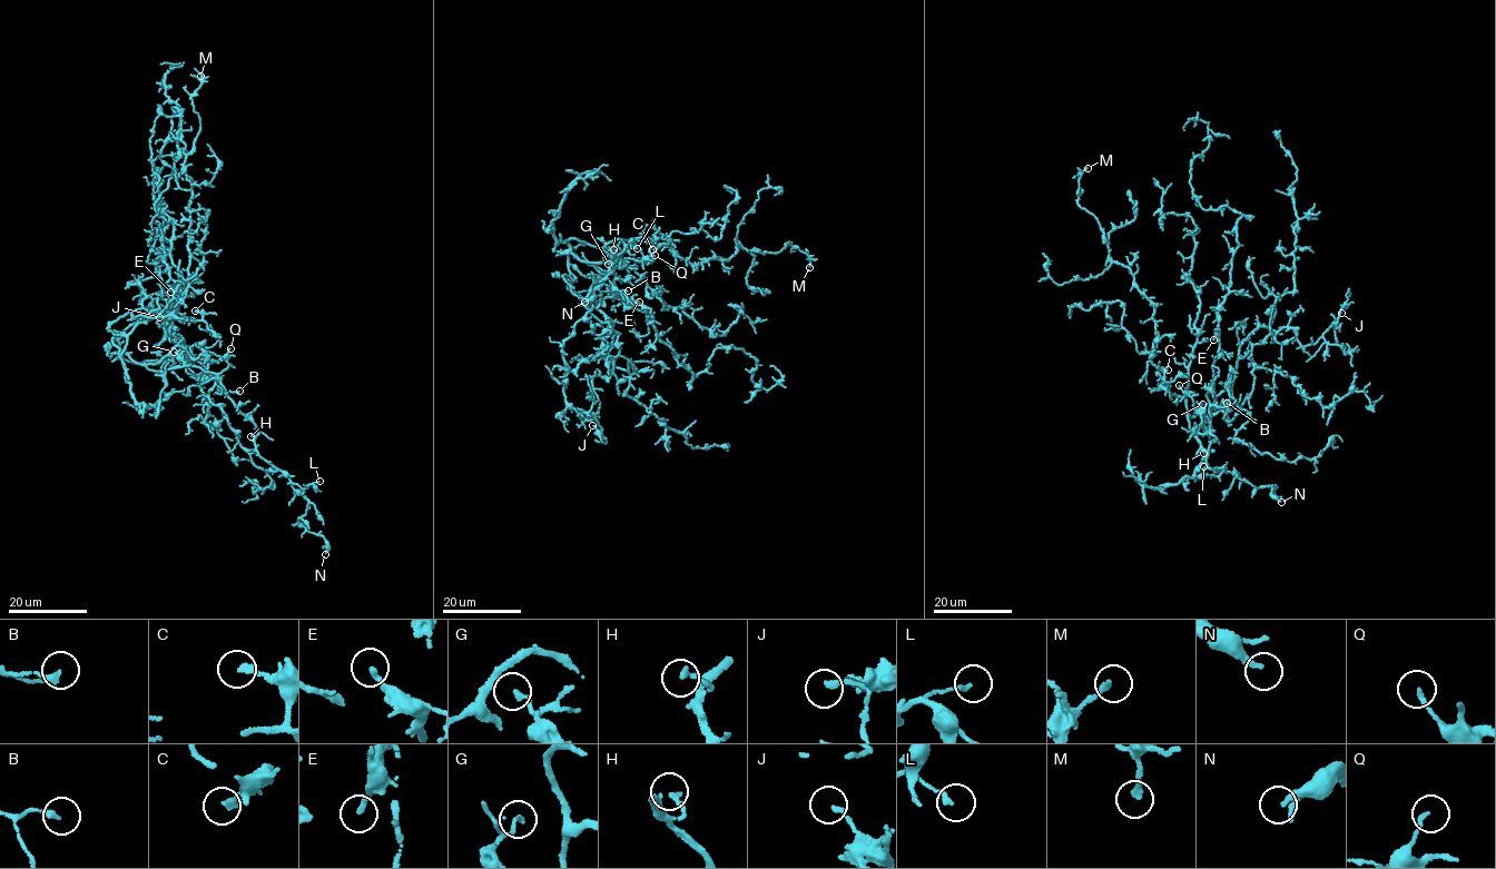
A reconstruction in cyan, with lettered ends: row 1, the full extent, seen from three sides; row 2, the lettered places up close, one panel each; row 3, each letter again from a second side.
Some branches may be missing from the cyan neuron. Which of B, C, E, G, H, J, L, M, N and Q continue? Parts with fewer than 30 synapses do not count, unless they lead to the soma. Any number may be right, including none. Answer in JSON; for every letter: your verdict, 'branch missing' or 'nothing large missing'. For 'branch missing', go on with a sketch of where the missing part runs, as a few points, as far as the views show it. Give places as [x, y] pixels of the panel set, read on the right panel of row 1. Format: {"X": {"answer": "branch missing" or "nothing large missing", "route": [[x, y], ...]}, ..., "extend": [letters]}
{"B": {"answer": "nothing large missing"}, "C": {"answer": "nothing large missing"}, "E": {"answer": "nothing large missing"}, "G": {"answer": "nothing large missing"}, "H": {"answer": "nothing large missing"}, "J": {"answer": "nothing large missing"}, "L": {"answer": "nothing large missing"}, "M": {"answer": "nothing large missing"}, "N": {"answer": "nothing large missing"}, "Q": {"answer": "nothing large missing"}, "extend": []}

